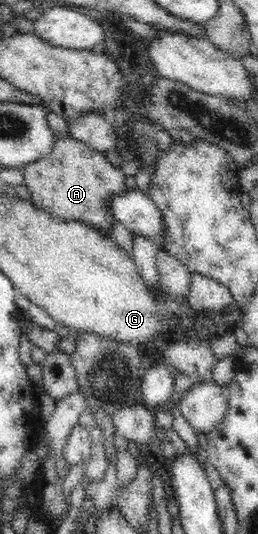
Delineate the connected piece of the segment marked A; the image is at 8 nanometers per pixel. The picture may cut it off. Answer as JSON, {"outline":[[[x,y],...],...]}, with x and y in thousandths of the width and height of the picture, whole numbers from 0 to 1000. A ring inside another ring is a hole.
{"outline":[[[221,255],[209,281],[182,294],[147,298],[140,303],[116,305],[93,316],[93,337],[85,343],[109,354],[120,378],[163,393],[182,393],[198,401],[198,408],[229,408],[244,416],[314,416],[337,419],[353,429],[368,429],[399,444],[438,446],[438,418],[446,410],[438,388],[438,373],[492,361],[508,352],[484,346],[484,324],[461,313],[438,313],[391,285],[345,275],[333,268],[295,262],[291,258],[248,258]]]}

